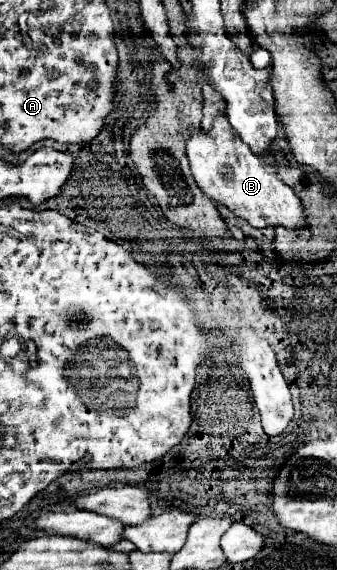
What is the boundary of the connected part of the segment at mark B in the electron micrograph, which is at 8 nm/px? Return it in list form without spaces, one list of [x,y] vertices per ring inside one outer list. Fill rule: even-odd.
[[[225,113],[213,117],[209,131],[191,129],[191,135],[185,137],[185,149],[191,173],[201,191],[213,201],[229,207],[237,217],[247,219],[253,227],[283,225],[295,229],[305,225],[303,205],[295,191],[271,171],[265,157],[255,155],[249,145],[241,141],[231,129]]]

